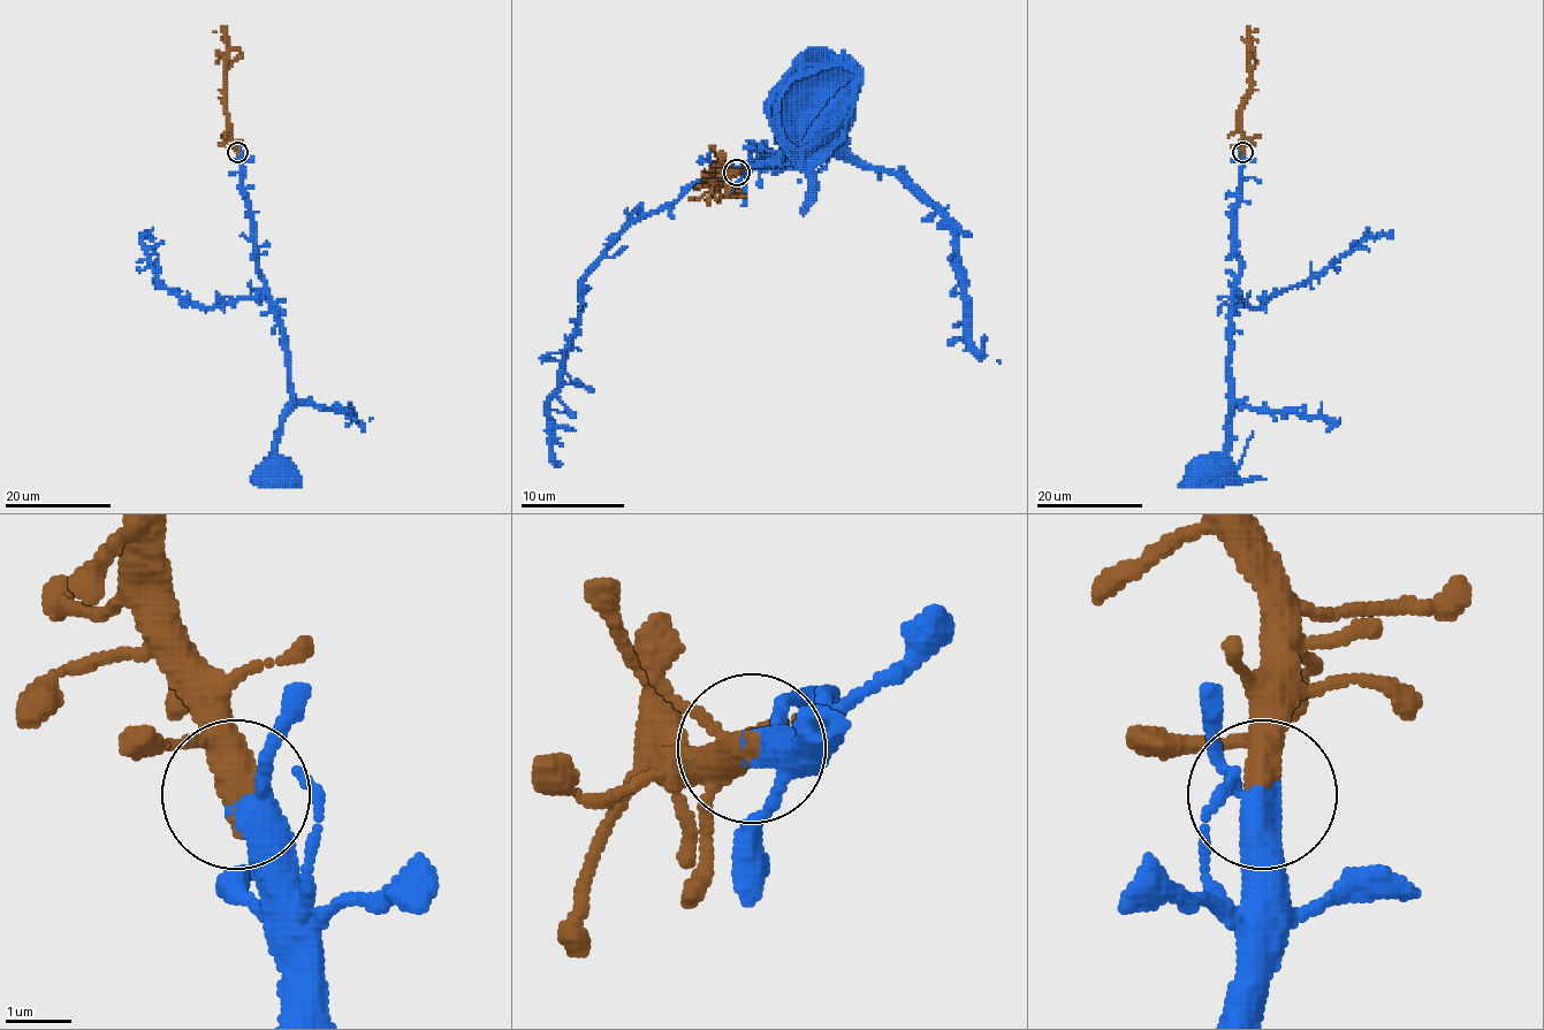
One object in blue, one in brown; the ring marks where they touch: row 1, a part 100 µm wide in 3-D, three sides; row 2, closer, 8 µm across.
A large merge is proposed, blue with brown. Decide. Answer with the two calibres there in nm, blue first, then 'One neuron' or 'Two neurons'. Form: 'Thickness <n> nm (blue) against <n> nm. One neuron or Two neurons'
Thickness 380 nm (blue) against 400 nm. One neuron

